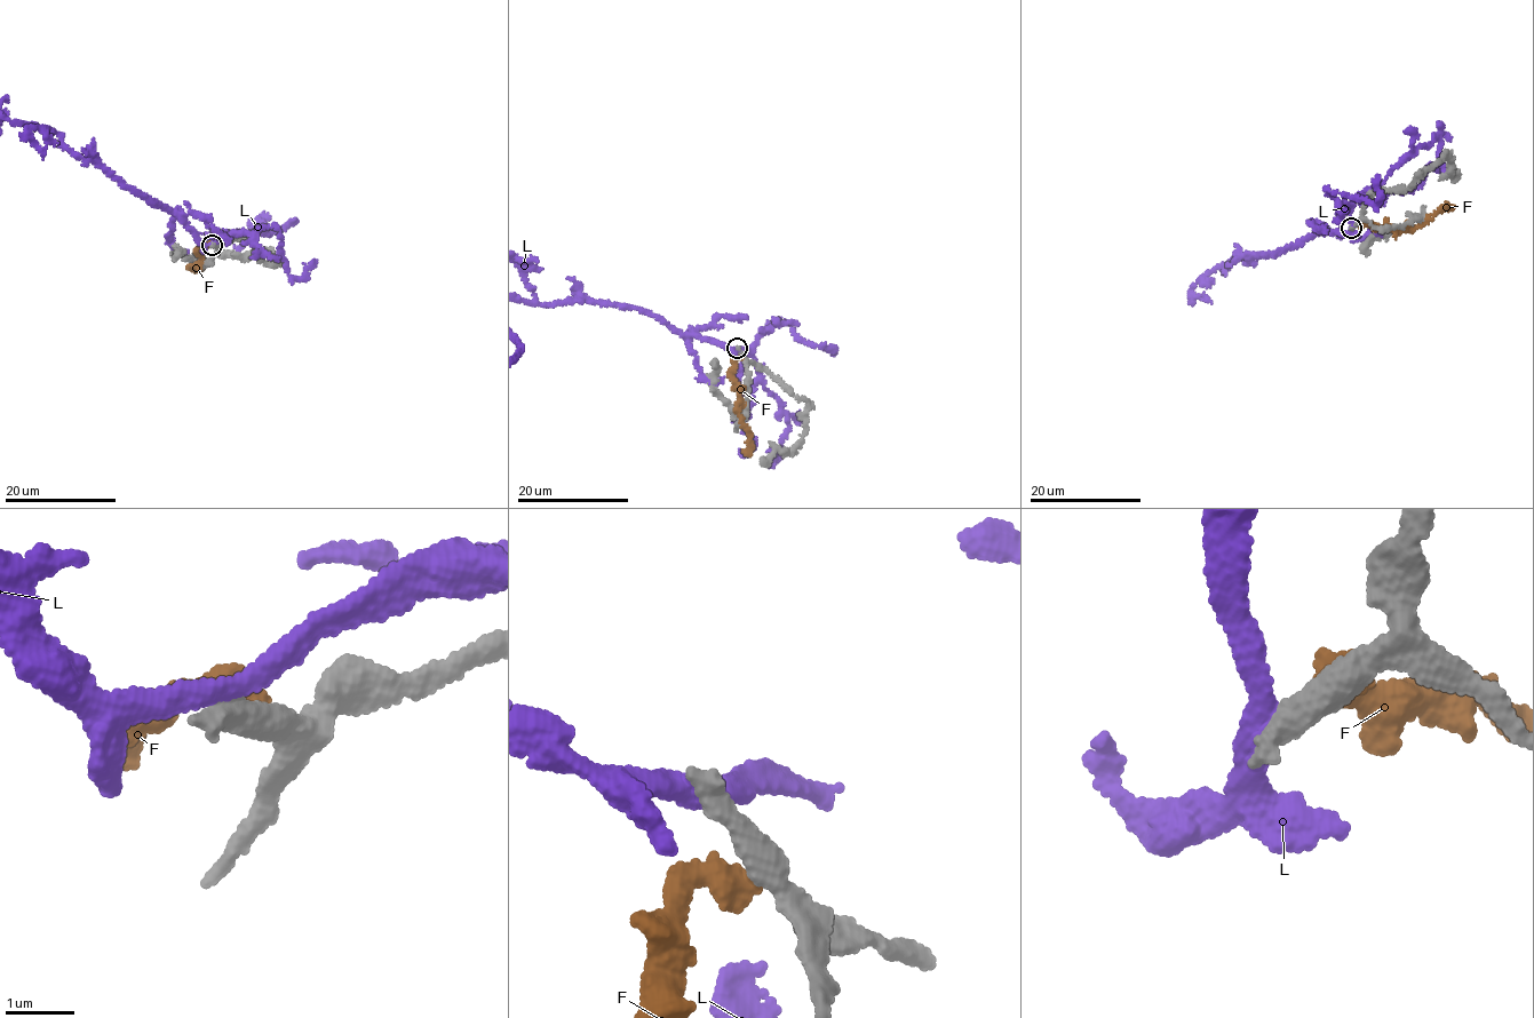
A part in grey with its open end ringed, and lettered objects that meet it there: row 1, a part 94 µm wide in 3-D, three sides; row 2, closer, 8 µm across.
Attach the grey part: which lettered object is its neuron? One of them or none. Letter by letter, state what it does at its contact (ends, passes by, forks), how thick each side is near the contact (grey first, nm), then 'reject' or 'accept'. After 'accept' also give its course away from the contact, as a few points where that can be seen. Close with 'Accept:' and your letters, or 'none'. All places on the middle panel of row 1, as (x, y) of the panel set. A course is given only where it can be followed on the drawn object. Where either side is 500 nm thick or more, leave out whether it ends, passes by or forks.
F: it ends there; 420 nm thick on the grey side, 480 nm on the other; reject
L: it passes by; 440 nm thick on the grey side, 320 nm on the other; reject
Accept: none

